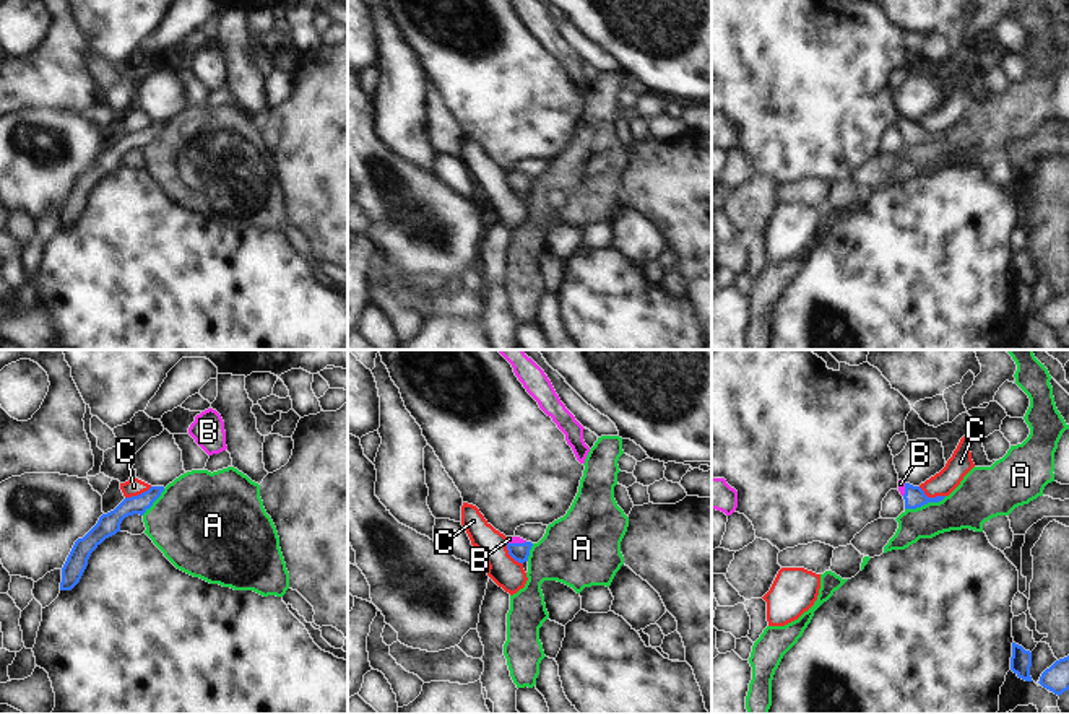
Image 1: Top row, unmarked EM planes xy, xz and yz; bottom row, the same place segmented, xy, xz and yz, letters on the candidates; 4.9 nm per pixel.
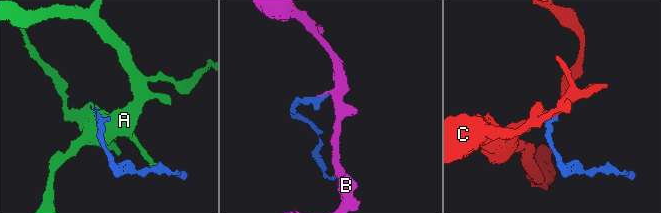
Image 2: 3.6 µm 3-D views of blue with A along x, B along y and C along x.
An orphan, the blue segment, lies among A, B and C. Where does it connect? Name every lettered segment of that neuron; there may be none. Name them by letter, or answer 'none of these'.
B

